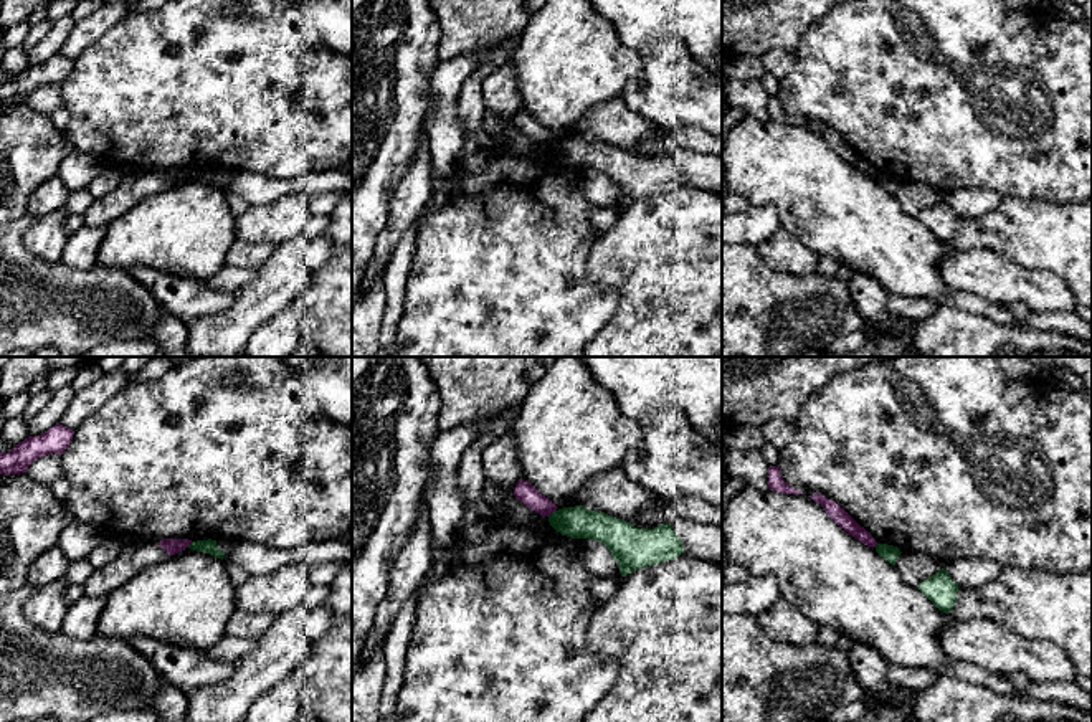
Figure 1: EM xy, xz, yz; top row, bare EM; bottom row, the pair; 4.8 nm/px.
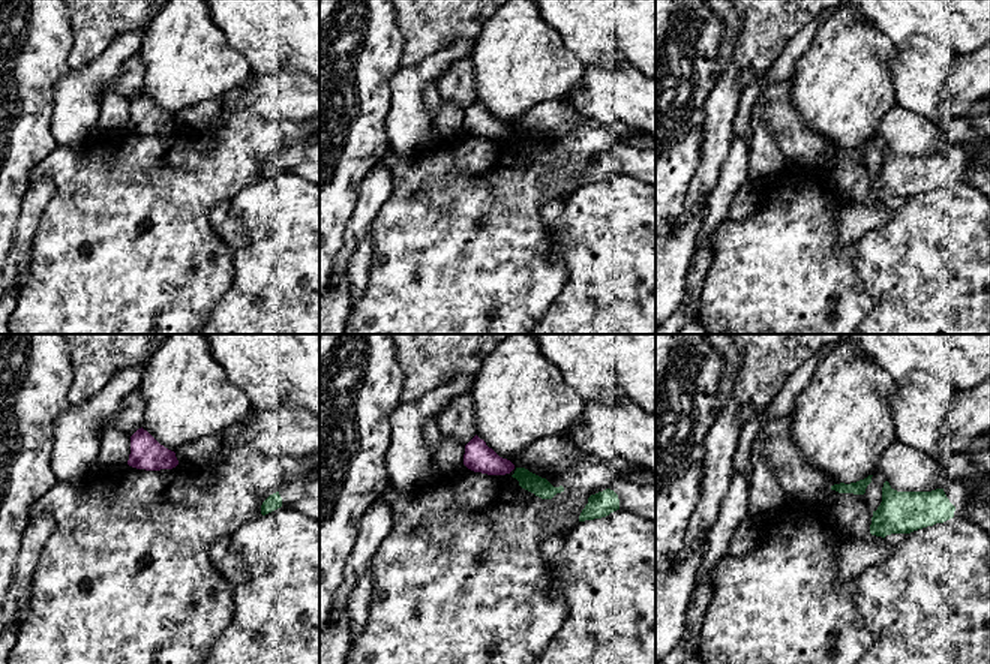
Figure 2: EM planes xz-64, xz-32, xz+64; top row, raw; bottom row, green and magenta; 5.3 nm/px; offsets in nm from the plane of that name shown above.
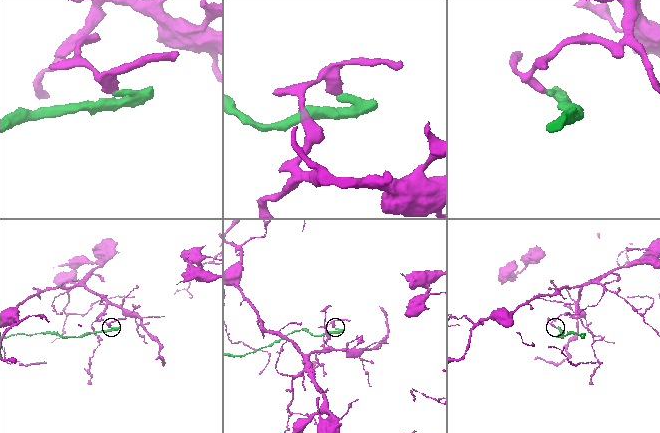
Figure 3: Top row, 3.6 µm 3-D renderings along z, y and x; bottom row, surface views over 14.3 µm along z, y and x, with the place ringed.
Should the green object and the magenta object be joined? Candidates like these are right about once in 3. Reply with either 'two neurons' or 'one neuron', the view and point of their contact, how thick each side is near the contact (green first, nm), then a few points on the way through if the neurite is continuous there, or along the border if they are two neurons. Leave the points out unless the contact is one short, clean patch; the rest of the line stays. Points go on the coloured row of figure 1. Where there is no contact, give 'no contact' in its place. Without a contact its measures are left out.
two neurons; meets green in xz at (552, 512); 160 nm thick on the green side, 100 nm on the other; border along xz (555, 509), (547, 516)

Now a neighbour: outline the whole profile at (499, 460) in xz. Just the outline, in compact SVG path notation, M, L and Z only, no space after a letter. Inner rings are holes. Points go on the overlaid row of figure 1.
M512 428L482 451L482 468L486 482L494 482L502 491L497 504L492 506L494 520L529 522L540 517L514 496L520 468Z

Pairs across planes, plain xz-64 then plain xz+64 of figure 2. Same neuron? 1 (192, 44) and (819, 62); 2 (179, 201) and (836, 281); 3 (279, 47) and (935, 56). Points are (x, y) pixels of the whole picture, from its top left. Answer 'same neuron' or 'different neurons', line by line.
1: same neuron
2: same neuron
3: different neurons

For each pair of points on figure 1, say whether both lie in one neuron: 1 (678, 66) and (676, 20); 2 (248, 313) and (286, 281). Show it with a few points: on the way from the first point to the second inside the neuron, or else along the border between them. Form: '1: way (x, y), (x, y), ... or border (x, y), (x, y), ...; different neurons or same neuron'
1: border (640, 53), (658, 40), (679, 40), (694, 61); different neurons
2: way (258, 303), (276, 284); same neuron

